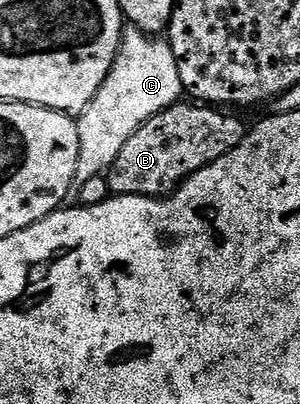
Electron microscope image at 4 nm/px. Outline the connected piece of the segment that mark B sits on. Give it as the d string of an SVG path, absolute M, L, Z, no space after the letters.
M181 101L172 107L165 109L161 115L146 123L126 145L122 147L122 153L112 162L112 166L106 172L108 189L112 195L155 195L163 197L176 190L184 180L198 173L206 165L218 161L226 153L230 153L244 140L246 126L240 119L232 115L223 115L223 110L213 109L208 105L197 105L192 101Z

